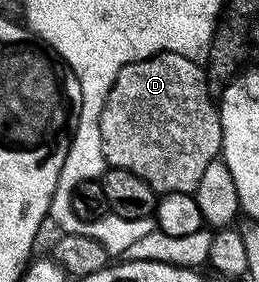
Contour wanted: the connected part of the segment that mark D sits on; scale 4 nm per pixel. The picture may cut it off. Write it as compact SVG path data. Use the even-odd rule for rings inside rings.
M158 53L154 57L140 59L136 63L128 63L128 67L124 67L120 71L120 75L116 75L116 83L112 83L112 91L108 91L108 103L104 103L104 111L100 115L100 143L106 156L107 166L112 169L132 171L132 175L140 175L140 179L144 179L144 183L148 183L159 195L168 193L193 194L194 188L200 183L204 170L208 167L208 163L219 160L222 152L222 115L215 98L214 101L210 98L210 92L212 92L212 86L206 79L205 68L199 62L188 59L184 55Z

